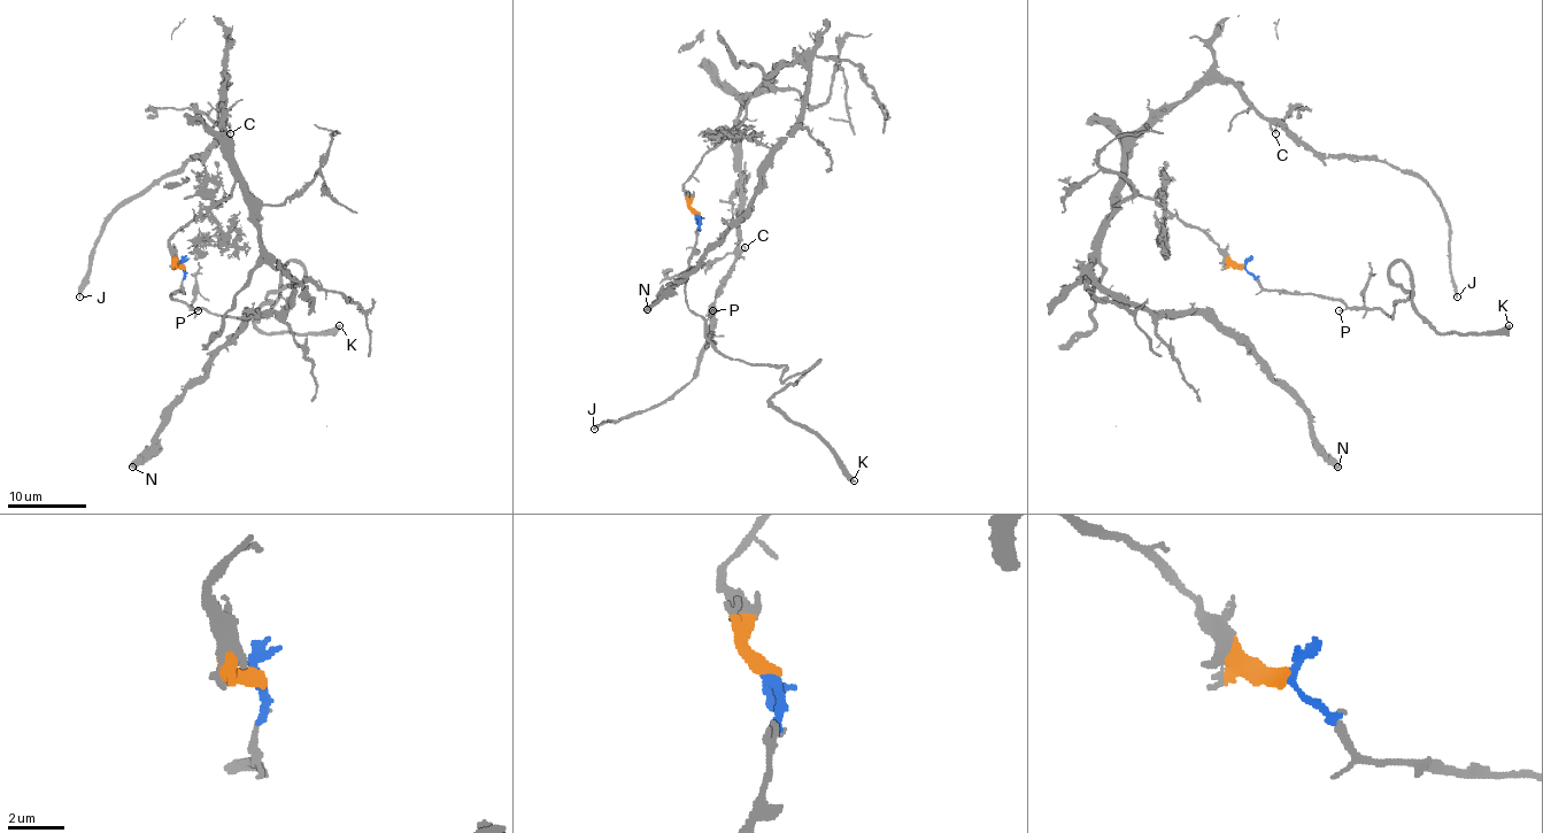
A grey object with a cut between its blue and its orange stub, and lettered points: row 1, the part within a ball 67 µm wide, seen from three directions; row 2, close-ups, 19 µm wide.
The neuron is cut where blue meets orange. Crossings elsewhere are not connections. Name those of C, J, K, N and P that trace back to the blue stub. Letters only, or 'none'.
K, P

